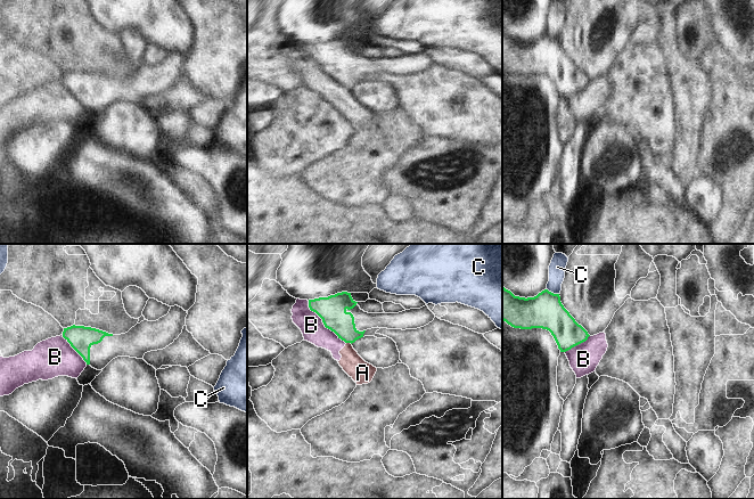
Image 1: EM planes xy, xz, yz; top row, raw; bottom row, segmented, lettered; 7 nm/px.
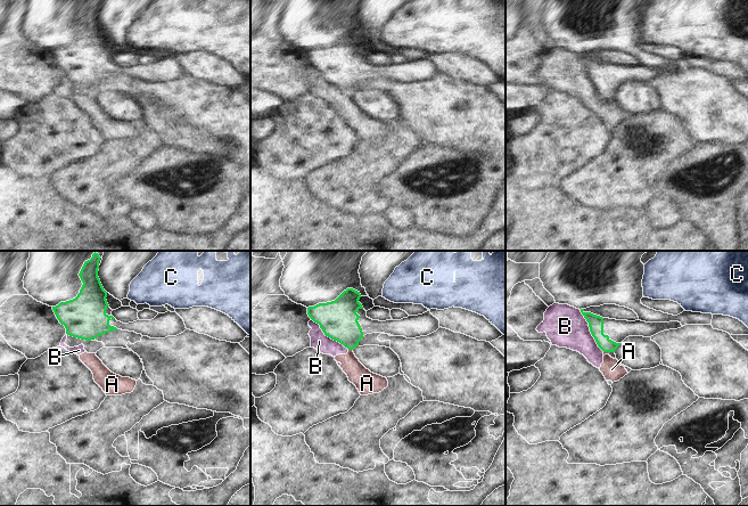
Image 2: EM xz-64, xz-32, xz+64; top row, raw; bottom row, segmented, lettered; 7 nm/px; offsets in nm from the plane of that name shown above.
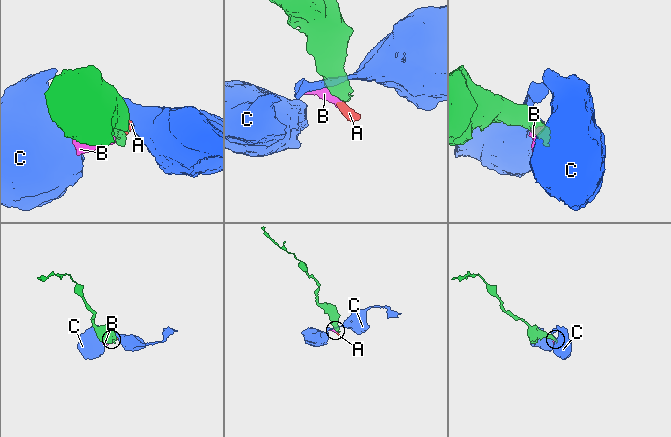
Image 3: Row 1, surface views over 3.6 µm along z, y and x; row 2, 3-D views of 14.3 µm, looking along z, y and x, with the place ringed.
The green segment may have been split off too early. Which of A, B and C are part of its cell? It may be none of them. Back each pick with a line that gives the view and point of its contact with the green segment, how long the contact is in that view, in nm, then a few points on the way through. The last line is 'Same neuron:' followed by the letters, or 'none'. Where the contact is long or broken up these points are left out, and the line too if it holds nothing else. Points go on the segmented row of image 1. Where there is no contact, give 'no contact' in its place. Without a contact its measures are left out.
Same neuron: none

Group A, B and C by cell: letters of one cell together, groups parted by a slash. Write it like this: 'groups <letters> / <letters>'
groups A B / C

